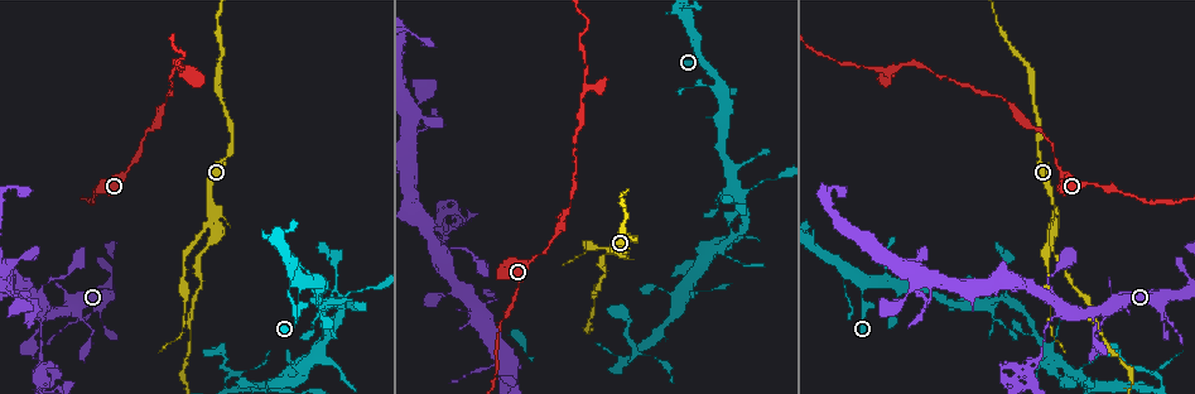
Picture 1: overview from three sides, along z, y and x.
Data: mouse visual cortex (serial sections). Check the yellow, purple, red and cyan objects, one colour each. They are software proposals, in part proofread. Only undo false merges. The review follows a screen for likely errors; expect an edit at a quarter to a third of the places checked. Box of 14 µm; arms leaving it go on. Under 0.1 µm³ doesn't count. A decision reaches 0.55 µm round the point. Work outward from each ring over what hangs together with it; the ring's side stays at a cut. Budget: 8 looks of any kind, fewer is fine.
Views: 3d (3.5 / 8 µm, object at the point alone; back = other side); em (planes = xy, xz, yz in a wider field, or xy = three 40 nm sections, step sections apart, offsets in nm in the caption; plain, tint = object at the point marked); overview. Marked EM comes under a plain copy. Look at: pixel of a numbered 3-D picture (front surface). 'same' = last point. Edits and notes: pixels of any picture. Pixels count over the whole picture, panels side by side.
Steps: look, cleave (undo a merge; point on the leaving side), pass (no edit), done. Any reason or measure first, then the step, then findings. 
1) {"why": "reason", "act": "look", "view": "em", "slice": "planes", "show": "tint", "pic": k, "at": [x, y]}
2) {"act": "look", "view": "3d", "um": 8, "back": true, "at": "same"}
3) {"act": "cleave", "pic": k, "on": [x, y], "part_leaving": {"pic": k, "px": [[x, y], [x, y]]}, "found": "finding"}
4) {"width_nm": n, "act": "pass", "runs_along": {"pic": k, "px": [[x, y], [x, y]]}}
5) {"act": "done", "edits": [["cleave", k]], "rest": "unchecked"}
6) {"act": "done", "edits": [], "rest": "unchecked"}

{"why": "abrupt turn", "act": "look", "view": "3d", "um": 8, "pic": 1, "at": [890, 69]}

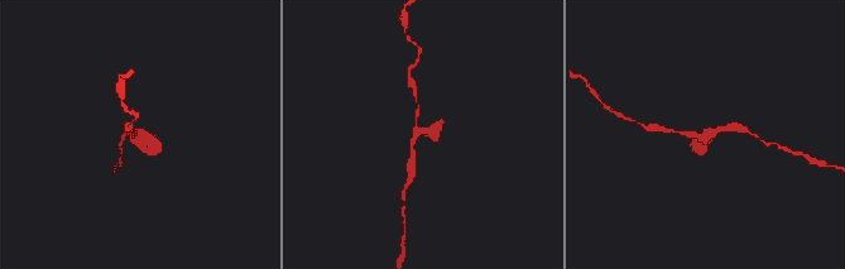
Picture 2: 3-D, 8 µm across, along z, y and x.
{"act": "look", "view": "3d", "um": 3.5, "pic": 2, "at": [703, 133]}

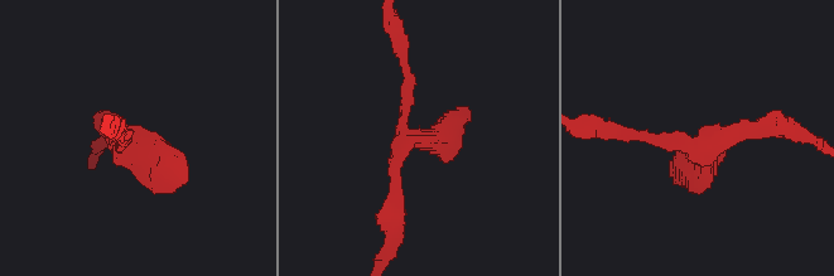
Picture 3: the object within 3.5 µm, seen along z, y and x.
{"why": "now the EM", "act": "look", "view": "em", "slice": "xy", "step": 5, "show": "tint", "pic": 3, "at": [120, 147]}

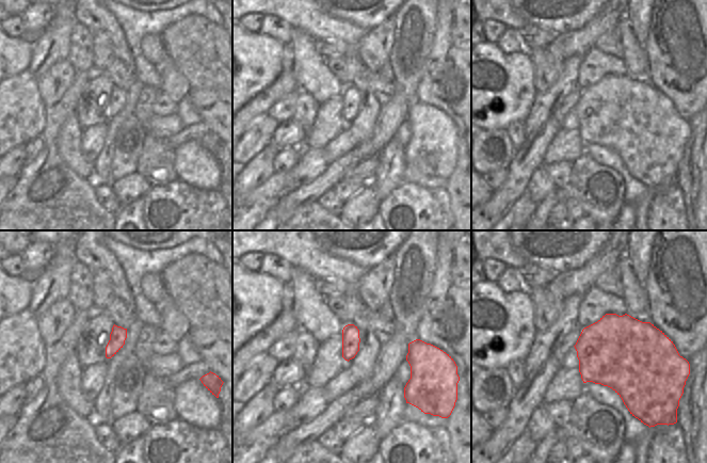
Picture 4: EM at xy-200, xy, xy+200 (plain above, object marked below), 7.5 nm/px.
{"act": "pass", "runs_along": {"pic": 3, "px": [[395, 217], [404, 140], [466, 114]]}, "found": "all the same cell"}

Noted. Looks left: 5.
{"why": "calibre changes", "act": "look", "view": "3d", "um": 3.5, "pic": 1, "at": [213, 227]}

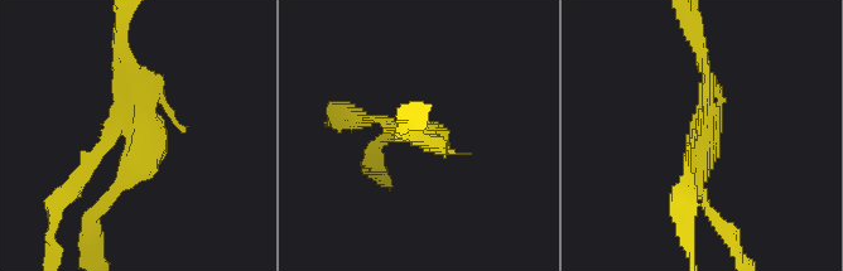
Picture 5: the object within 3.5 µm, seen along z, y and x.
{"act": "look", "view": "em", "slice": "xy", "step": 1, "show": "tint", "pic": 5, "at": [143, 131]}

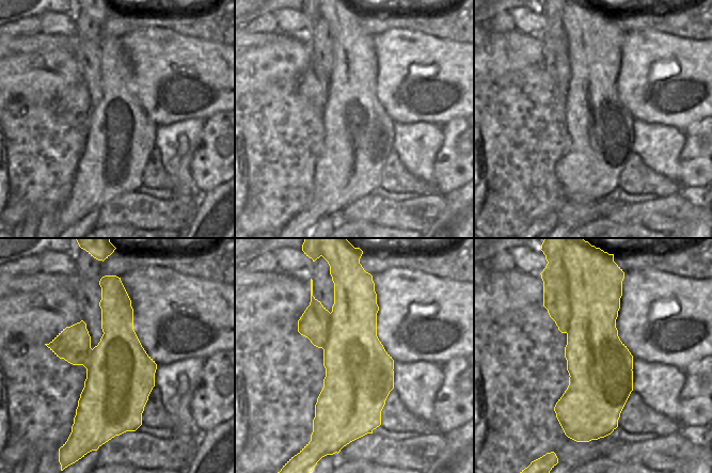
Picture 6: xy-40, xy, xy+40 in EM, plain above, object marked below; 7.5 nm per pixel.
{"act": "cleave", "pic": 5, "on": [85, 158], "found": "a second cell is stuck on"}

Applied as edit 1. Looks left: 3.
{"why": "see it whole again", "act": "look", "view": "overview"}

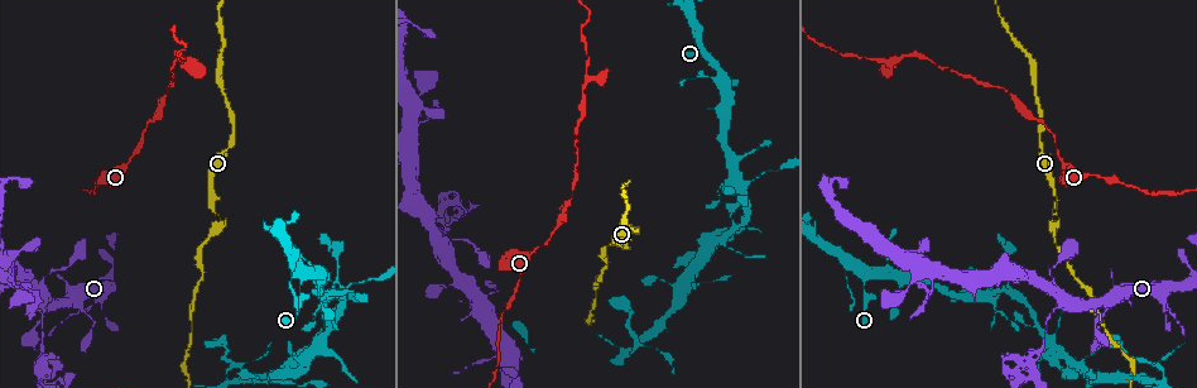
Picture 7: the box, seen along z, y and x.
{"act": "look", "view": "3d", "um": 8, "pic": 7, "at": [1056, 305]}

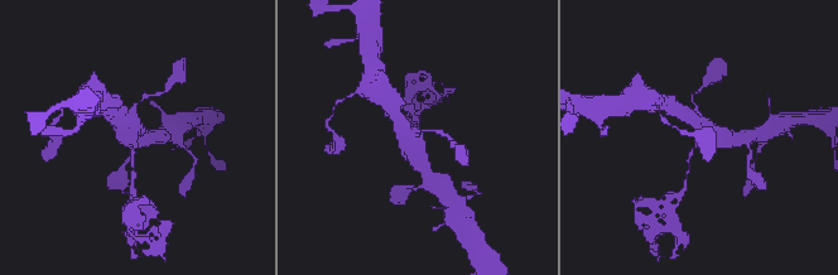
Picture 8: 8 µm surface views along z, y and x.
{"why": "closer look", "act": "look", "view": "3d", "um": 3.5, "pic": 8, "at": [131, 138]}

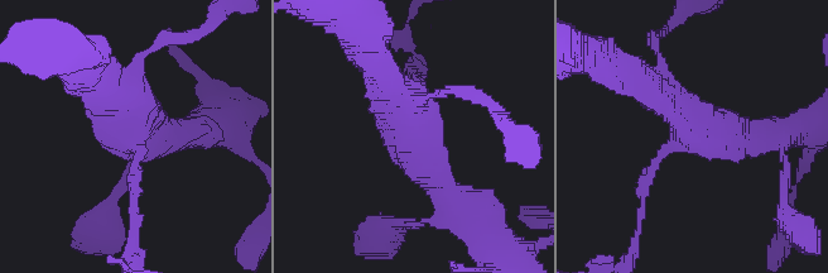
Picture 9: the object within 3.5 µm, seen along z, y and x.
{"arm_widths_nm": [150, 200, 350, 450], "act": "cleave", "pic": 9, "on": [134, 200], "part_leaving": {"pic": 9, "px": [[138, 159], [130, 180], [130, 257]]}, "found": "two cells meet here"}

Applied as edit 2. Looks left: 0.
{"act": "done", "edits": [["cleave", 5], ["cleave", 9]], "rest": "unchecked"}

